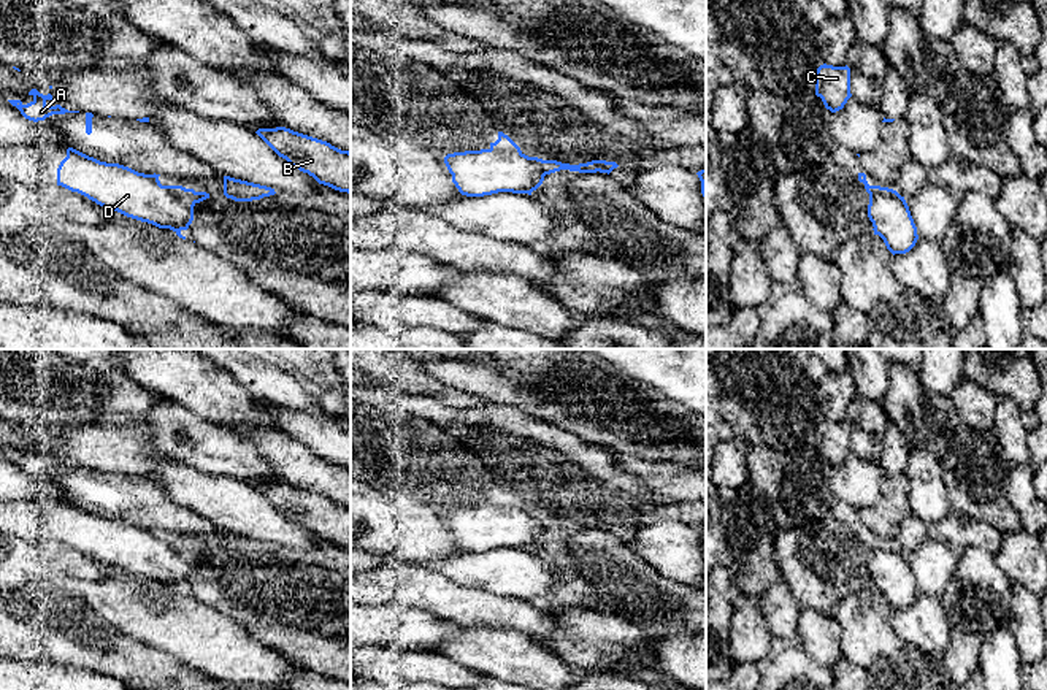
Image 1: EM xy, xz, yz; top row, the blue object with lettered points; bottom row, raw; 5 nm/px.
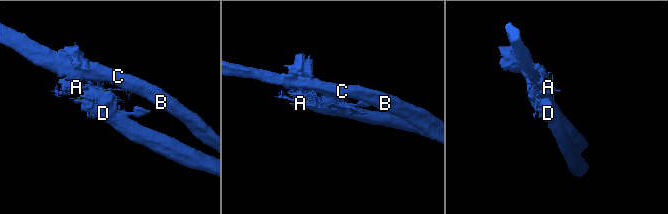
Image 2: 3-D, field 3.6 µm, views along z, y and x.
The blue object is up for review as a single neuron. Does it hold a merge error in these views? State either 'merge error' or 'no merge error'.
merge error

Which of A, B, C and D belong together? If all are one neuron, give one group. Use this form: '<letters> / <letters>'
A B C / D

